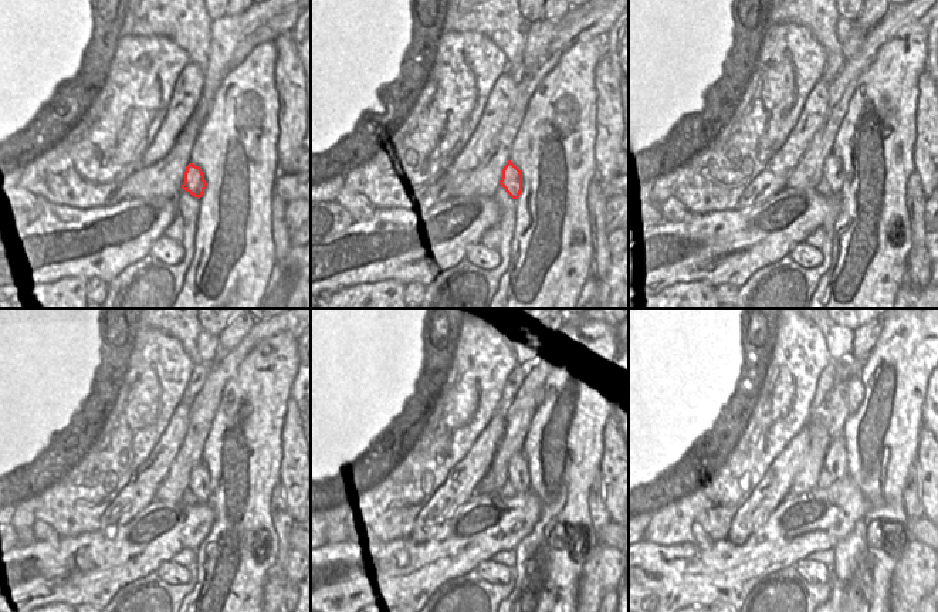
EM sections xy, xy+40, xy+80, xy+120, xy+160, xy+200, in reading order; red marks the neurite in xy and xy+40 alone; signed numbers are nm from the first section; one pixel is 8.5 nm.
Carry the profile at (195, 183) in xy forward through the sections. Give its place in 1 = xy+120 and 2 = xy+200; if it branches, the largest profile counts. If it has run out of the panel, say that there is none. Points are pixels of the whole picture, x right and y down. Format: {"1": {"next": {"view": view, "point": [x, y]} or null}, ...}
{"1": {"next": {"view": "xy+120", "point": [199, 483]}}, "2": {"next": {"view": "xy+200", "point": [835, 473]}}}

